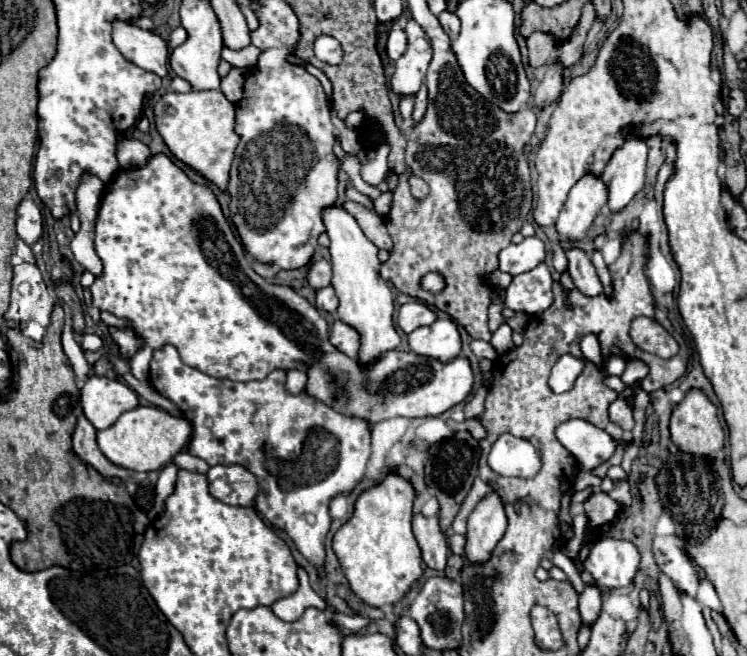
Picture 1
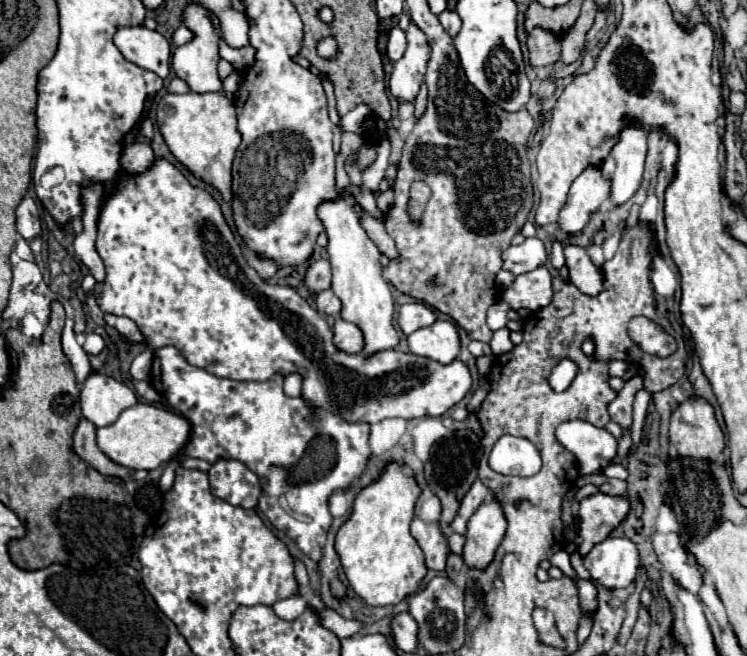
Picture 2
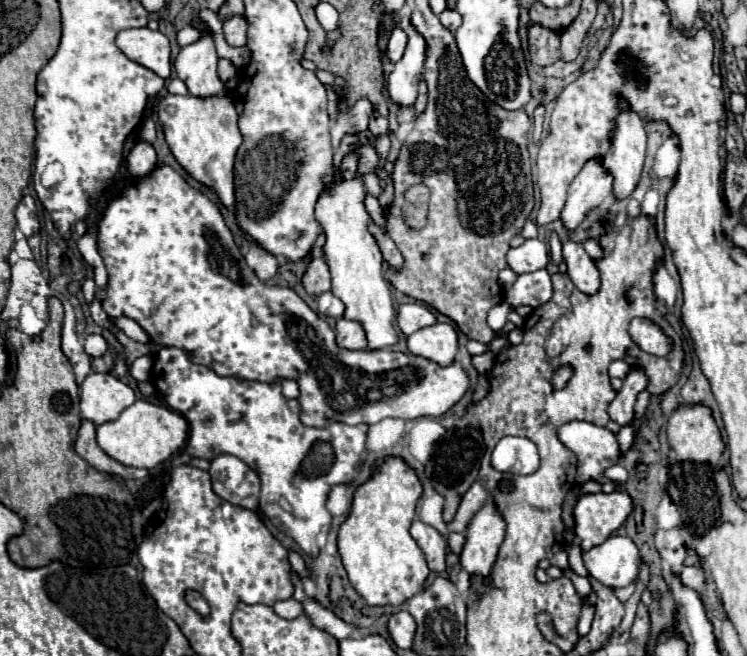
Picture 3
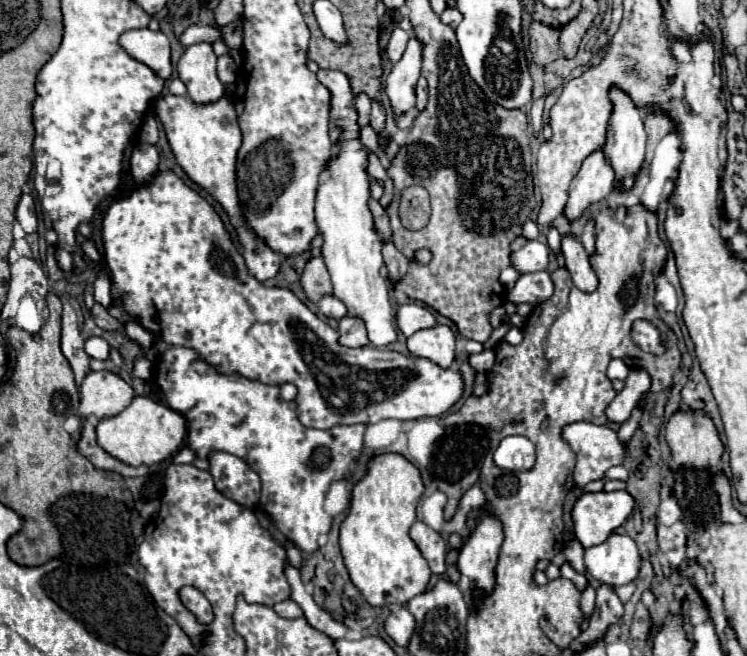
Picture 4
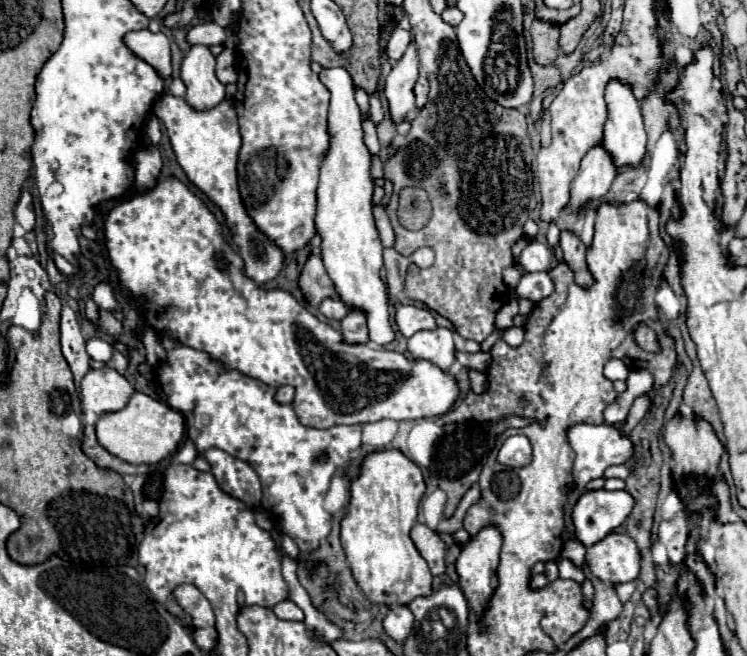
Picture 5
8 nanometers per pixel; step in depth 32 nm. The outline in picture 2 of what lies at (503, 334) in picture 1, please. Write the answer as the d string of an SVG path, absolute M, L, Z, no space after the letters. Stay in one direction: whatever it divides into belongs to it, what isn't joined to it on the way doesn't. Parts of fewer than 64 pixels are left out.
M498 330L498 332L494 332L494 338L490 340L490 348L492 348L492 354L494 356L498 356L498 354L504 354L504 352L508 352L514 344L508 340L508 334L506 334L508 330Z

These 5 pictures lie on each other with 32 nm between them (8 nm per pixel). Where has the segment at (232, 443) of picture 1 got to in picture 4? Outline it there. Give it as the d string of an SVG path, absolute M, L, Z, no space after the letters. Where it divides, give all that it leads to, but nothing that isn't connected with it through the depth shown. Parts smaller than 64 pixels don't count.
M168 348L162 360L156 364L156 384L164 392L168 406L188 420L188 446L196 452L196 456L206 458L208 452L216 448L242 458L262 480L260 506L272 518L274 526L280 528L280 532L302 552L318 550L318 536L328 534L332 524L332 516L324 510L324 496L332 480L350 476L352 452L362 448L364 424L334 426L330 430L306 428L298 422L294 402L280 400L278 386L268 386L240 374L222 374L192 348Z

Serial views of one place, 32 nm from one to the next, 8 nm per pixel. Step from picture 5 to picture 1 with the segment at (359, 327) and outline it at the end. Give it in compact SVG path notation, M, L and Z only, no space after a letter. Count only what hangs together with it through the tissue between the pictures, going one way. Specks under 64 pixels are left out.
M336 320L334 326L330 328L330 342L344 352L346 356L356 356L356 352L360 350L360 334L356 332L356 328L352 328L350 324L344 324L342 320Z

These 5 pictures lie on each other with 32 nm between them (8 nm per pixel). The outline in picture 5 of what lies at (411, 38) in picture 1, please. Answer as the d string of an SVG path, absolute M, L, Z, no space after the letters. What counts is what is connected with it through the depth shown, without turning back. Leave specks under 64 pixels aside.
M410 44L404 56L392 66L386 82L384 96L390 106L390 118L394 124L400 124L416 110L414 102L414 82L418 78L418 52L416 44Z

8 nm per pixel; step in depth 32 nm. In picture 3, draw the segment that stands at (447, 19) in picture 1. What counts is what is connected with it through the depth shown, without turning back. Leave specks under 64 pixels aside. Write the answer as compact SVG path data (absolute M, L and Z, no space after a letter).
M444 10L444 12L440 14L440 22L442 22L446 28L450 28L452 32L456 32L456 28L458 28L460 22L462 22L462 16L460 16L456 10Z

